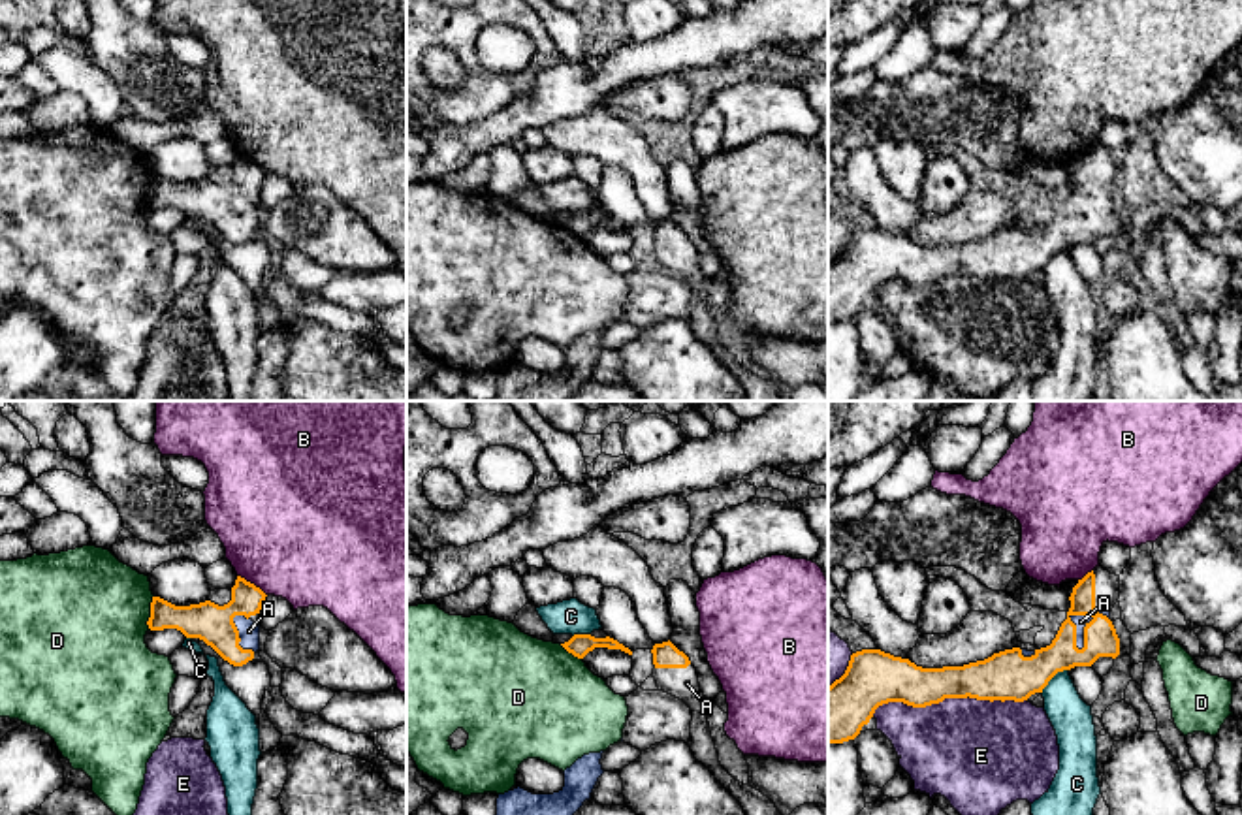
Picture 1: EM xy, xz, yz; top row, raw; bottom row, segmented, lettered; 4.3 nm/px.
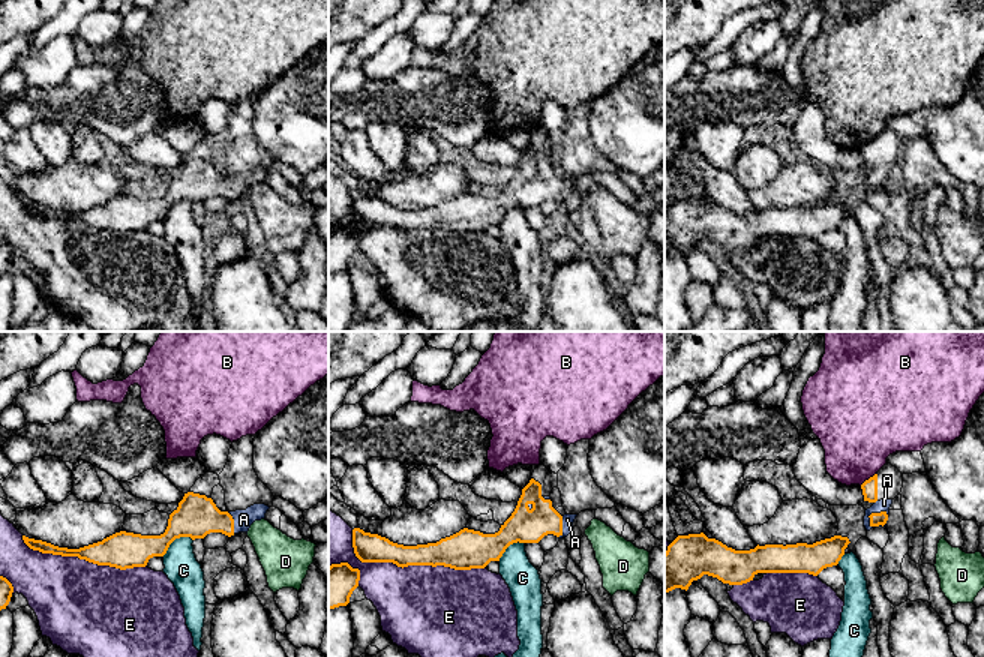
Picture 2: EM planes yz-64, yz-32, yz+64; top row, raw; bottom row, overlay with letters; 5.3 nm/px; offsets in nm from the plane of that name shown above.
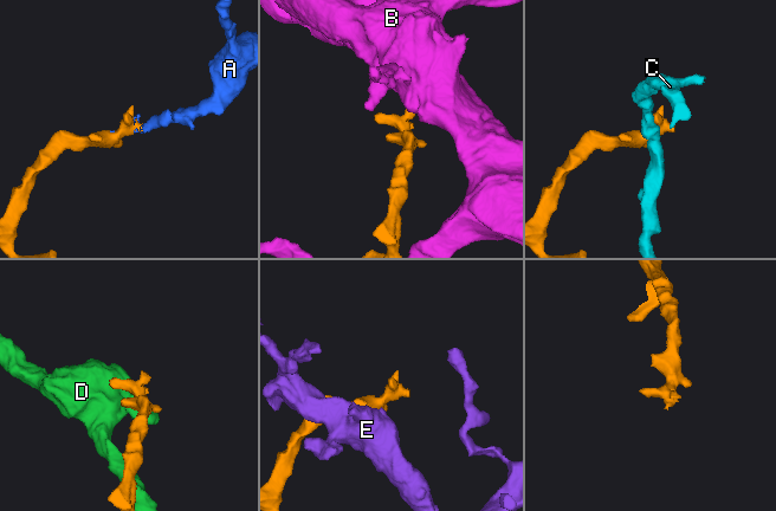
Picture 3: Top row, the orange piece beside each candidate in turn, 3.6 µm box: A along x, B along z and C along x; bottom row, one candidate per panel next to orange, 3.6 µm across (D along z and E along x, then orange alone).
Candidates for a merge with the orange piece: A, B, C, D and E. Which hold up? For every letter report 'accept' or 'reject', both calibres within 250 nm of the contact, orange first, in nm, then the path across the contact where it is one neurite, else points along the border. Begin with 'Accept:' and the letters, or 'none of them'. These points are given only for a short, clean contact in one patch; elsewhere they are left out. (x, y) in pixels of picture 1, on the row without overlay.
Accept: A
A: accept; calibres 140 and 50 nm
B: reject; calibres 170 and 500 nm
C: reject; calibres 200 and 180 nm
D: reject; calibres 160 and 480 nm; border xy (153, 174), (149, 207)
E: reject; calibres 200 and 440 nm

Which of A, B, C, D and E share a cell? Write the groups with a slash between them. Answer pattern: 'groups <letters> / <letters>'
groups A / B / C / D / E

